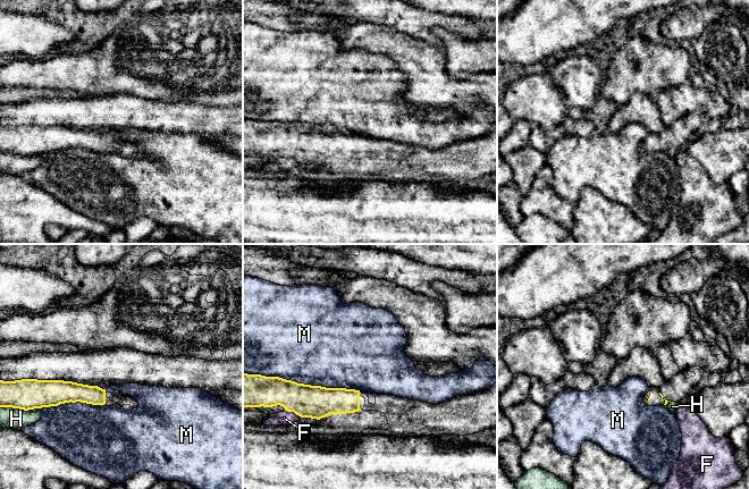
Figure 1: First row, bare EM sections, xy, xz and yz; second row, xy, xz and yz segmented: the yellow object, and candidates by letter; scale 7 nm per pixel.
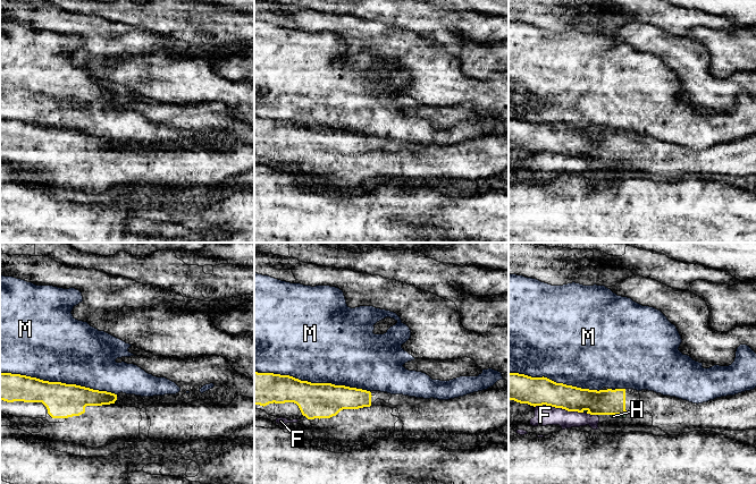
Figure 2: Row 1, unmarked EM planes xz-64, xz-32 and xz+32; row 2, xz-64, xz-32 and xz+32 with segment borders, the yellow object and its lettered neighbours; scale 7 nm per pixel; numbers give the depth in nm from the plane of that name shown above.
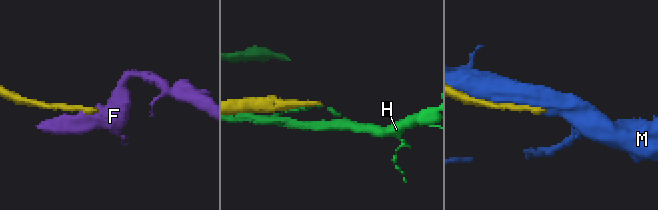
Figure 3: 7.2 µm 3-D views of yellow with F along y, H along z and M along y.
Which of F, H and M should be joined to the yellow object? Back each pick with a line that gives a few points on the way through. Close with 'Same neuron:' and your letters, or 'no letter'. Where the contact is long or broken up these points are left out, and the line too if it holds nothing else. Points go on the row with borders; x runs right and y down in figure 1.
Same neuron: no letter

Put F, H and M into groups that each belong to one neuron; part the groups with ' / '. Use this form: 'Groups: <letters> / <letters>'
Groups: F / H / M

